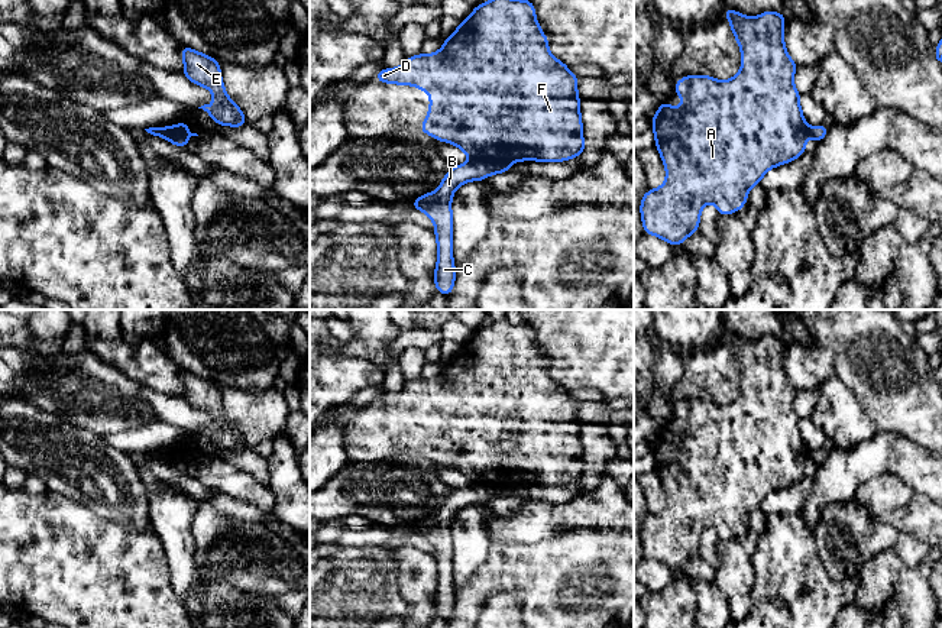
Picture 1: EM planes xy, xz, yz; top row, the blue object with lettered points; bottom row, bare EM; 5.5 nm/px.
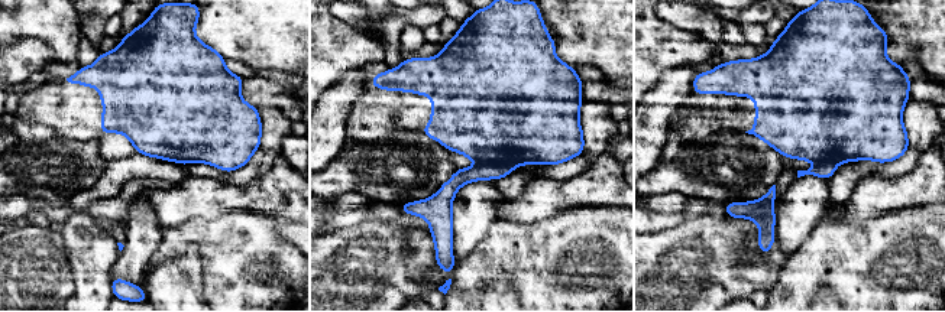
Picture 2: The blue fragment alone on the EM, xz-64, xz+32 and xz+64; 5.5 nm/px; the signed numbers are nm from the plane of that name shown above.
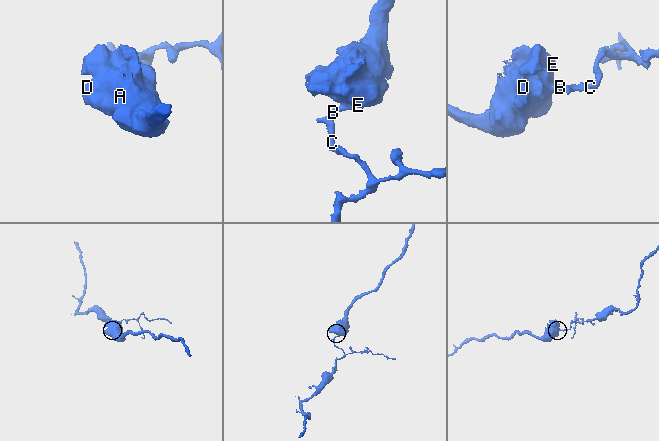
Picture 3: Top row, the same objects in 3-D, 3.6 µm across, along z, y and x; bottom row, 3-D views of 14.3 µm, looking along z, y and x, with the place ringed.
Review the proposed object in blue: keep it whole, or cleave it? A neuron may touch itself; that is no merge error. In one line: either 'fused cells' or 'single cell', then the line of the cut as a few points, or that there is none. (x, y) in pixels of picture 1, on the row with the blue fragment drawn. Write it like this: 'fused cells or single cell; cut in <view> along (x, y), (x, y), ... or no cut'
fused cells; cut in xz along (473, 159), (510, 164)

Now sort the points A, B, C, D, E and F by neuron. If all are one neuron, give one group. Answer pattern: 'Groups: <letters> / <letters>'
Groups: A D E F / B C

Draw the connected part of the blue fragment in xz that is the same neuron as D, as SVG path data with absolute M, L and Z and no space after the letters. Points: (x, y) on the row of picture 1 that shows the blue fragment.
M489 0L485 4L475 6L473 13L460 22L460 26L450 38L444 39L444 45L440 51L431 55L418 54L405 58L401 67L385 68L376 72L373 78L388 84L414 85L425 91L431 100L428 116L424 119L420 132L430 135L436 140L459 146L473 161L491 164L512 164L517 161L563 162L585 153L583 123L580 119L582 100L577 97L579 77L572 74L564 62L550 54L548 39L535 20L535 6L528 0Z

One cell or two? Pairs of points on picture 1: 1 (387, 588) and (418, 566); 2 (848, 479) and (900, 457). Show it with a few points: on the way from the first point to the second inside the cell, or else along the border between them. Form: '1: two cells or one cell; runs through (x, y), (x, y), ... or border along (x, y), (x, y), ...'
1: two cells; border along (394, 547), (398, 591), (405, 602)
2: two cells; border along (902, 437), (893, 444), (886, 470)

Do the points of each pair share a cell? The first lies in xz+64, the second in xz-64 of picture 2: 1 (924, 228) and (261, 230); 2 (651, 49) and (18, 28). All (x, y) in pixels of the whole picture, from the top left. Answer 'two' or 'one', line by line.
1: one
2: two

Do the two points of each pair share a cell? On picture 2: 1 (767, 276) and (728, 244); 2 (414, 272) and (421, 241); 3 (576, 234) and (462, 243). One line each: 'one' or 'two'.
1: one
2: one
3: two

